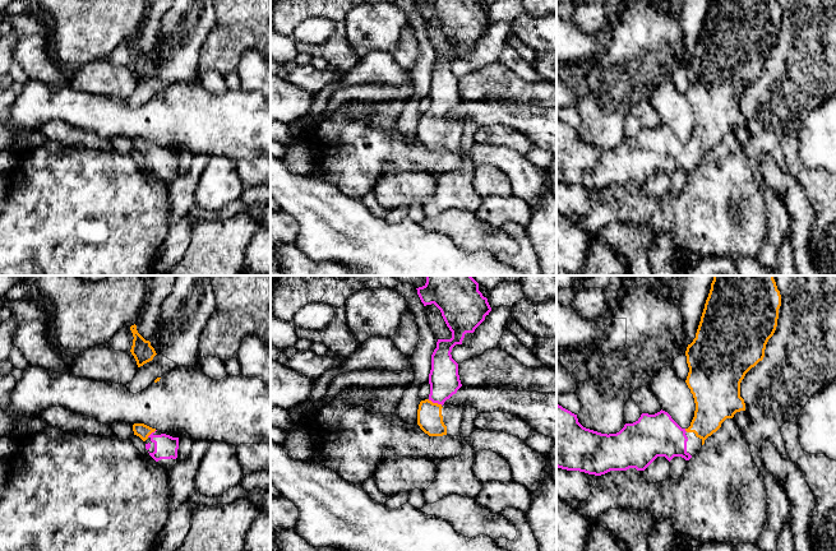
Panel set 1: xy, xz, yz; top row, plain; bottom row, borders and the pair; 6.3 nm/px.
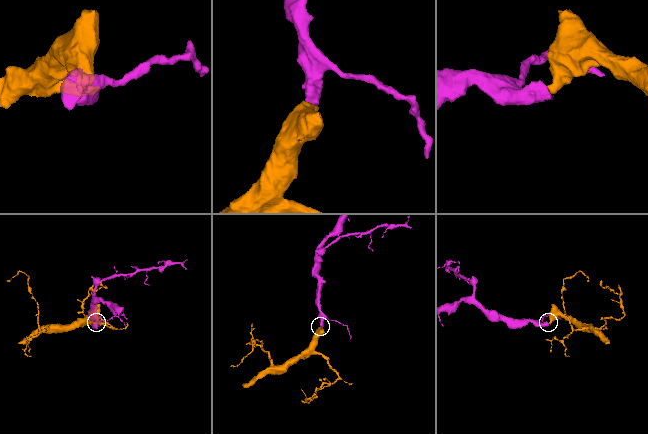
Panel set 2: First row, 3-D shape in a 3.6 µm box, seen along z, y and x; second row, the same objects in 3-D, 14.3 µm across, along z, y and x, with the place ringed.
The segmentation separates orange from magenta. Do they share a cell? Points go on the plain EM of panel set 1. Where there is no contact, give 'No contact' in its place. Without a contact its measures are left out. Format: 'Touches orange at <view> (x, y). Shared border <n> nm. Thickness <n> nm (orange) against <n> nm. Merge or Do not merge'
Touches orange at xz (435, 117). Shared border 100 nm. Thickness 160 nm (orange) against 190 nm. Merge

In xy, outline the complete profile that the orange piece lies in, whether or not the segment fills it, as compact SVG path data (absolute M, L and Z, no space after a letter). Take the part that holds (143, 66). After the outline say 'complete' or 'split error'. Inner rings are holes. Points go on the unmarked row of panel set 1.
M131 40L133 60L129 66L115 65L108 57L87 62L79 68L68 84L79 92L126 99L138 83L157 69L149 55L146 55Z; split error

